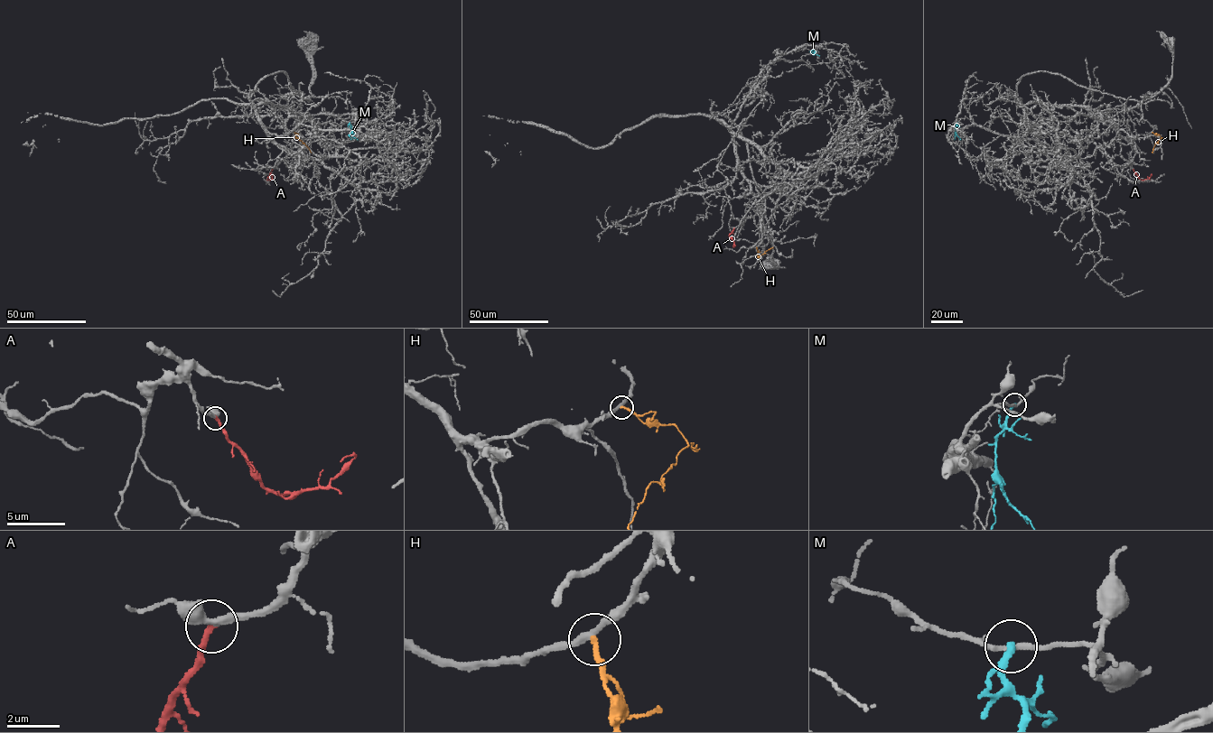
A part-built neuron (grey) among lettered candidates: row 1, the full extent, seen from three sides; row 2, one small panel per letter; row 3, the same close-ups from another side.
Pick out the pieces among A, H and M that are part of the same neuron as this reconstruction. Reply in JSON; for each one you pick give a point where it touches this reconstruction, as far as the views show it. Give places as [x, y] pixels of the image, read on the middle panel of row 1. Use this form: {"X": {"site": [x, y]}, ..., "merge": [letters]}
{"A": {"site": [734, 228]}, "merge": ["A"]}

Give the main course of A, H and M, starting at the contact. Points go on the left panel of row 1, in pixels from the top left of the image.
A: (272, 169), (267, 180), (274, 175)
H: (294, 132), (311, 153)
M: (349, 122), (352, 136), (358, 140)

